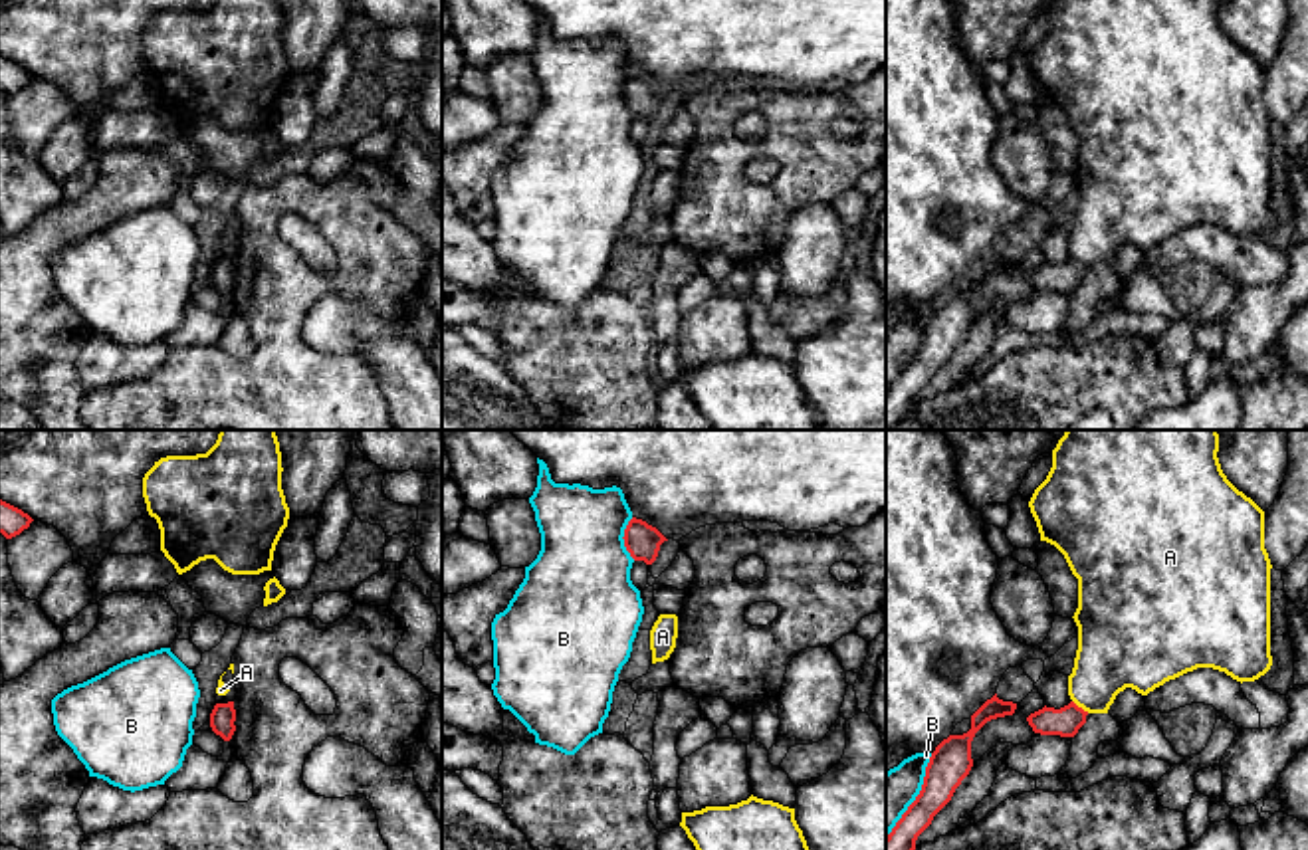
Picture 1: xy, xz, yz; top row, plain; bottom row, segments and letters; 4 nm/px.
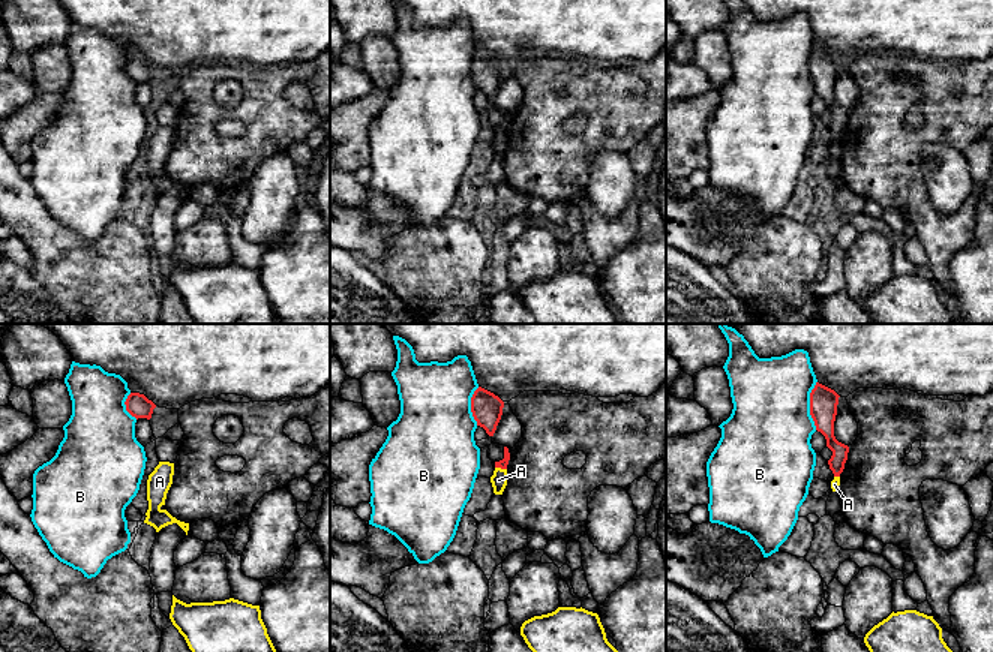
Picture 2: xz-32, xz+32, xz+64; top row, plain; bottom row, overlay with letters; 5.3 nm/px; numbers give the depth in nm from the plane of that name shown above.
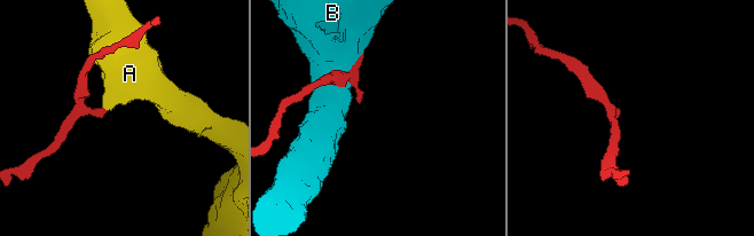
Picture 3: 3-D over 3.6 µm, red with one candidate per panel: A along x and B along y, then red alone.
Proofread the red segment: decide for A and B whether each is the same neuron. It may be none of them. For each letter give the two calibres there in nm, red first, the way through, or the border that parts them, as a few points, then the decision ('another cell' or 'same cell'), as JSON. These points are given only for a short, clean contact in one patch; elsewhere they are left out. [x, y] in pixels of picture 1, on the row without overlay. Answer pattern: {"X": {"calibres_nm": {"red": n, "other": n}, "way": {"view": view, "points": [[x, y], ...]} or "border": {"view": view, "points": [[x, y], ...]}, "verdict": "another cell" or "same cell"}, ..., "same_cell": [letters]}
{"A": {"calibres_nm": {"red": 120, "other": 280}, "border": {"view": "yz", "points": [[1073, 256], [1089, 268]]}, "verdict": "another cell"}, "B": {"calibres_nm": {"red": 150, "other": 400}, "verdict": "another cell"}, "same_cell": []}

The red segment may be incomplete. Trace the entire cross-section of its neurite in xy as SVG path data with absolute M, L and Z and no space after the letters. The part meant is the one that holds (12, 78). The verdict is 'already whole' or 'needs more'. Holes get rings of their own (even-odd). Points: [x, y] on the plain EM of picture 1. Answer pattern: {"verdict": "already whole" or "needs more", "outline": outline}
{"verdict": "already whole", "outline": "M0 55L0 89L6 95L20 91L32 77L28 69Z"}

